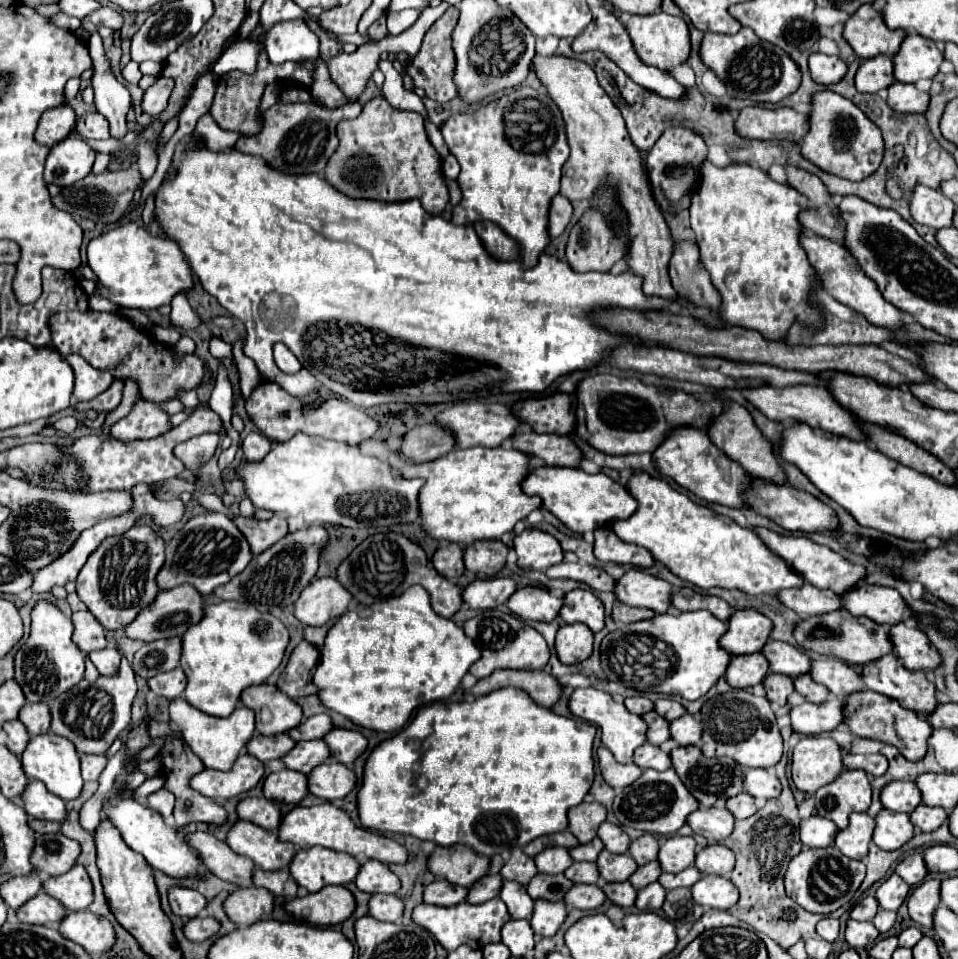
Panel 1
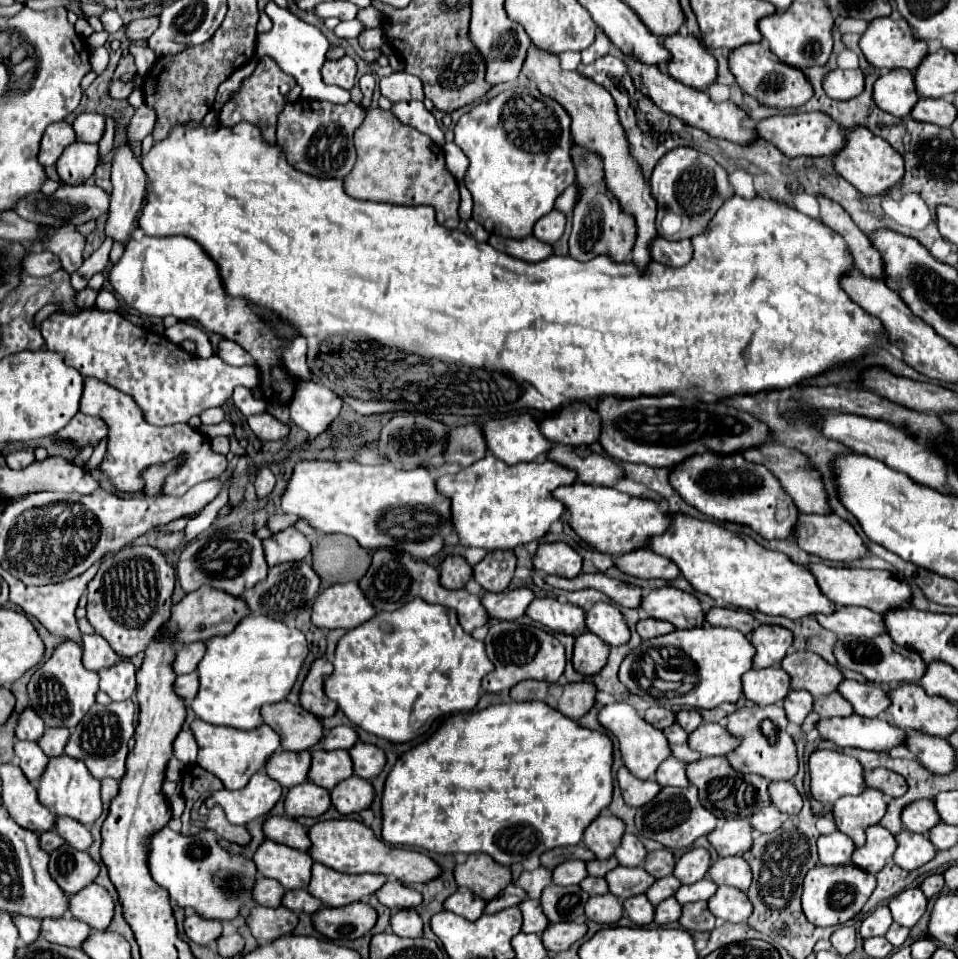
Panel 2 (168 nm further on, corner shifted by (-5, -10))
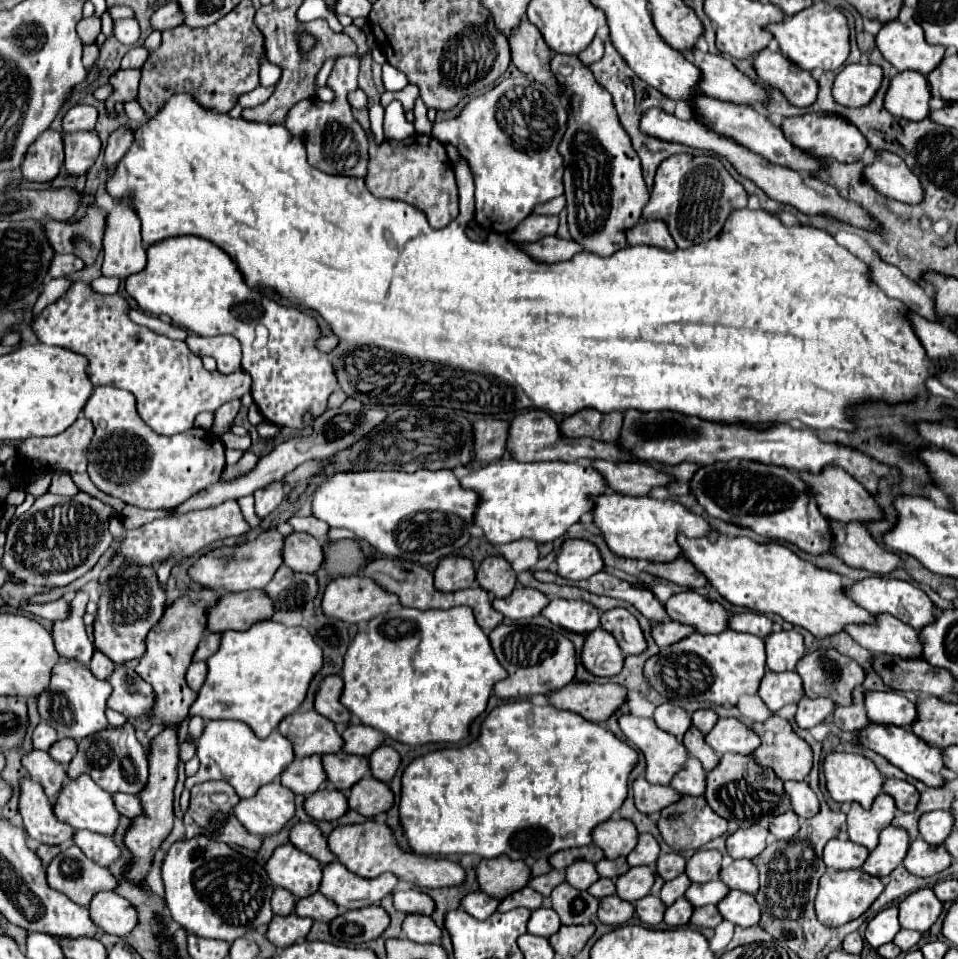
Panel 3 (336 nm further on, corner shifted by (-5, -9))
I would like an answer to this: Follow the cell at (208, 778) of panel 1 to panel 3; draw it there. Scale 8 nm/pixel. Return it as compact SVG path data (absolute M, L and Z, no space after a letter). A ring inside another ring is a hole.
M275 780L259 788L255 796L239 800L233 812L251 834L275 834L293 818L295 794Z

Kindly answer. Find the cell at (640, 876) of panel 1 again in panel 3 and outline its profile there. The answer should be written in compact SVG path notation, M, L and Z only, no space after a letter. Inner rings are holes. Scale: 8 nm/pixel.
M681 874L681 876L677 876L677 878L673 878L673 880L663 884L663 888L659 892L659 898L663 900L665 906L671 906L677 898L681 898L685 894L689 884L691 884L691 880L685 874Z

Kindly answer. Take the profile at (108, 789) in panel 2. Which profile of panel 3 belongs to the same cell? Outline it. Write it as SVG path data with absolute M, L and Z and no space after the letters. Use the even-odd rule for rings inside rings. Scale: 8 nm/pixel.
M115 792L111 796L113 796L113 804L119 814L123 814L127 818L135 818L141 814L141 804L139 804L137 796L127 796L125 792Z

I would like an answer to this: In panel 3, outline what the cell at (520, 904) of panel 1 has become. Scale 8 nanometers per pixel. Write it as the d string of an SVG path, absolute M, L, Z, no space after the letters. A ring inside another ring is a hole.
M537 908L537 910L531 912L531 918L527 922L527 932L549 938L553 932L559 930L559 926L561 926L561 922L559 922L559 916L557 916L555 910Z

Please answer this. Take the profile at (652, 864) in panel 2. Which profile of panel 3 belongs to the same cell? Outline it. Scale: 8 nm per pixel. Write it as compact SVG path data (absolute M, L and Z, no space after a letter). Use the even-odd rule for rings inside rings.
M669 852L669 854L659 854L657 860L657 872L663 880L673 880L679 874L683 874L685 870L685 858L677 852Z

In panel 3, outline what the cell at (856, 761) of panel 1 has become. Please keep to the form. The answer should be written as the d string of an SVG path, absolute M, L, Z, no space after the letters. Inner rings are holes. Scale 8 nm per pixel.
M885 780L883 784L883 792L893 796L897 808L901 812L913 812L917 802L919 802L919 792L913 784L905 782L905 780Z

